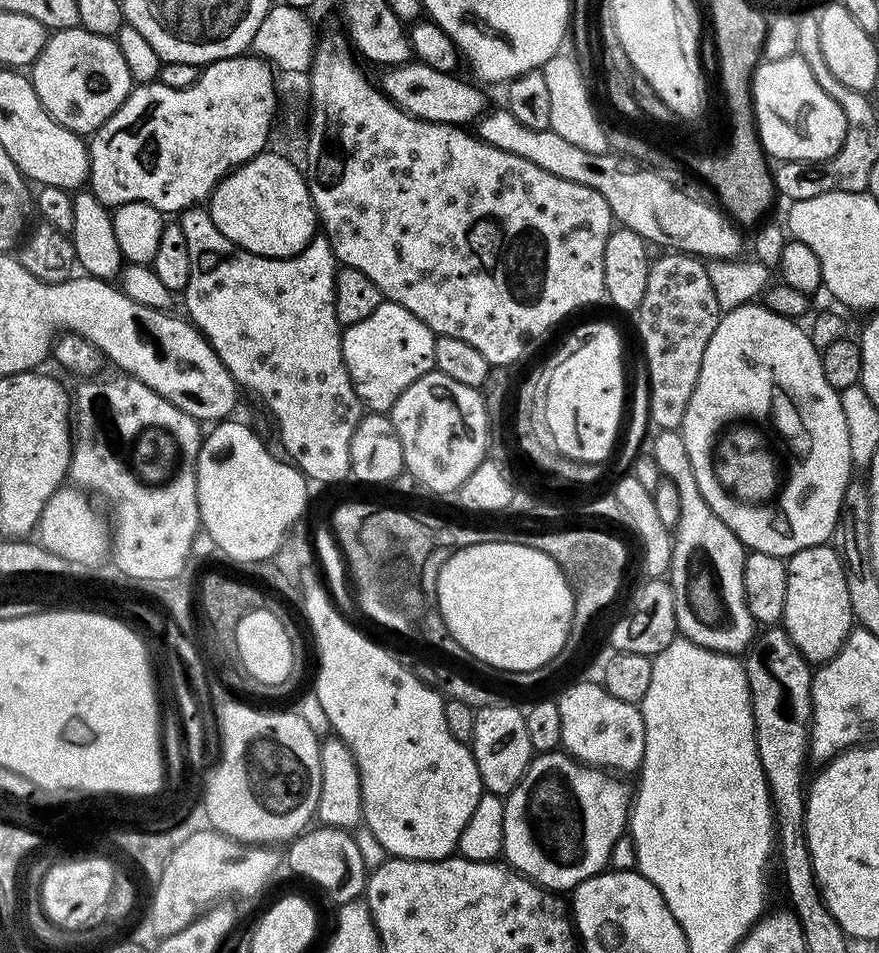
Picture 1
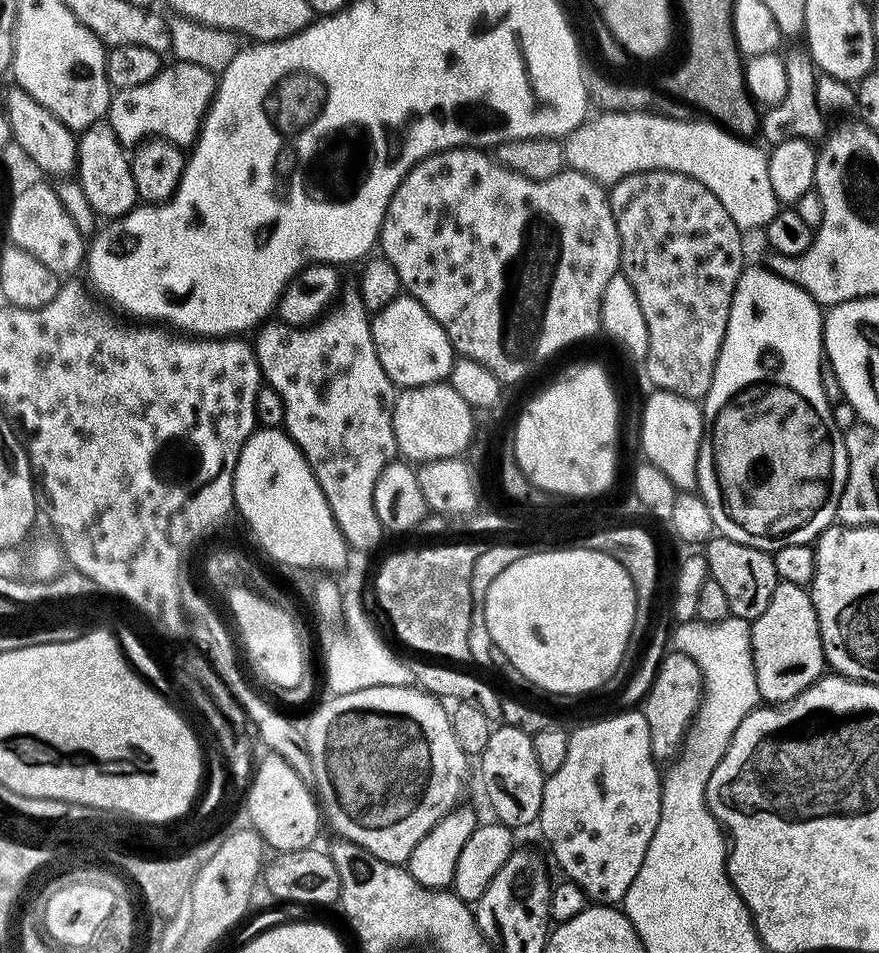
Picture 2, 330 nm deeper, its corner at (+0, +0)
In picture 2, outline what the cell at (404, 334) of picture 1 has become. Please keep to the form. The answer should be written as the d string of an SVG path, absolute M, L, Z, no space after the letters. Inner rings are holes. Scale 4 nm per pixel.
M402 294L390 306L371 317L374 350L378 350L378 362L392 379L397 389L421 388L427 384L447 381L452 373L454 353L452 343L442 325L432 317L413 296Z

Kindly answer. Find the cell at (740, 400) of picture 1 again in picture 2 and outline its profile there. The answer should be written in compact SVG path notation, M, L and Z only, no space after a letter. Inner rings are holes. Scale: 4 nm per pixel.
M763 266L745 267L740 276L738 286L734 290L734 298L730 306L730 322L726 326L726 338L722 342L722 350L718 354L718 362L714 366L714 382L710 382L710 390L702 401L704 414L704 437L700 443L700 453L696 463L696 483L698 495L709 507L713 526L719 535L730 538L734 542L742 542L742 546L754 546L763 552L775 554L779 548L812 544L831 528L836 520L838 498L846 486L848 459L844 434L835 425L832 417L832 407L822 388L822 377L819 364L824 356L824 322L821 305L806 290L802 290L794 282L784 280Z

